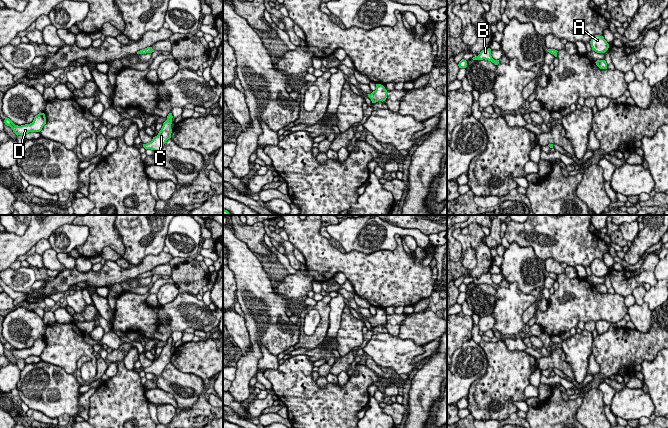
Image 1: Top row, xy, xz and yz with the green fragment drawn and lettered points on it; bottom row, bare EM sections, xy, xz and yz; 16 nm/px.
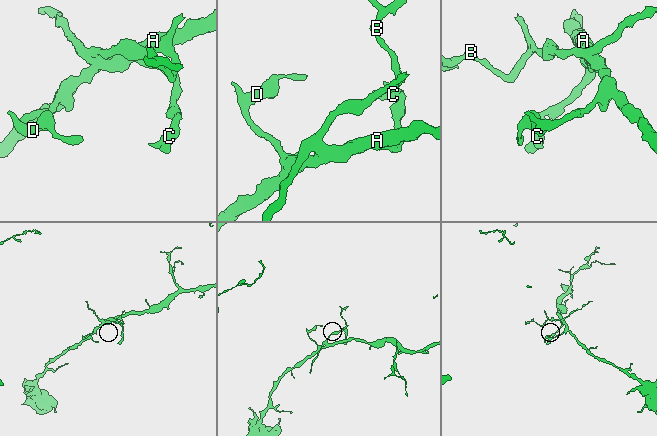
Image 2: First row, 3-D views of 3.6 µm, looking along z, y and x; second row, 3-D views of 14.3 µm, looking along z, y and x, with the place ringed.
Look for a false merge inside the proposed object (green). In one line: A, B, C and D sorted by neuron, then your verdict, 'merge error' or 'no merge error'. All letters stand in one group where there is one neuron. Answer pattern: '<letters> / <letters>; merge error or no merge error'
A B C D; no merge error

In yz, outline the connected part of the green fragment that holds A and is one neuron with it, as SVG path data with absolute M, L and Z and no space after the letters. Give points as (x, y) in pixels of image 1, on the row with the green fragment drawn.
M595 35L590 41L592 50L594 50L597 53L605 53L608 48L609 44L607 41L604 39L603 36L600 35Z

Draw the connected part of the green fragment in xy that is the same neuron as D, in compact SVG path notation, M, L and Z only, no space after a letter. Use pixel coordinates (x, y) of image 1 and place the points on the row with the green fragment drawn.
M39 113L34 117L34 120L30 124L15 125L9 118L5 118L5 125L10 126L13 132L18 135L26 135L29 132L40 132L43 126L46 124L46 117L44 113Z

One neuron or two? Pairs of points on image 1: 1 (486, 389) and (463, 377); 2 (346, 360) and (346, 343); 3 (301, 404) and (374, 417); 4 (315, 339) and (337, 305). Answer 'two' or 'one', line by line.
1: two
2: two
3: two
4: two

